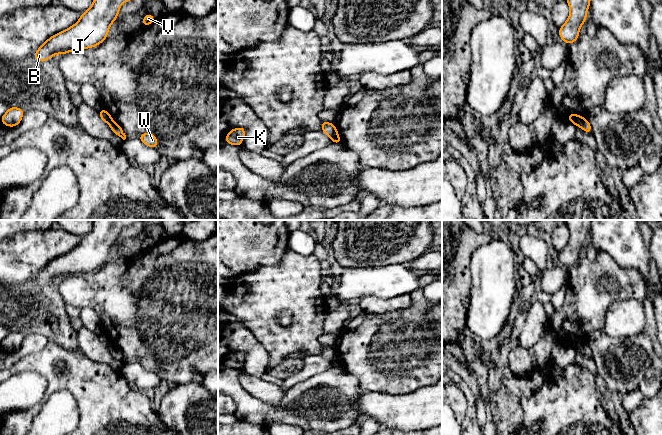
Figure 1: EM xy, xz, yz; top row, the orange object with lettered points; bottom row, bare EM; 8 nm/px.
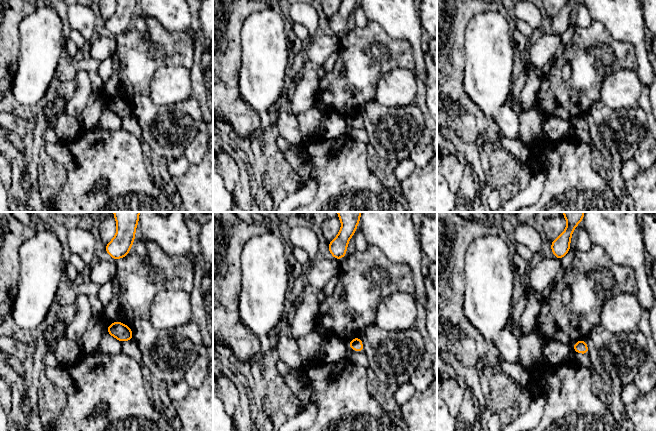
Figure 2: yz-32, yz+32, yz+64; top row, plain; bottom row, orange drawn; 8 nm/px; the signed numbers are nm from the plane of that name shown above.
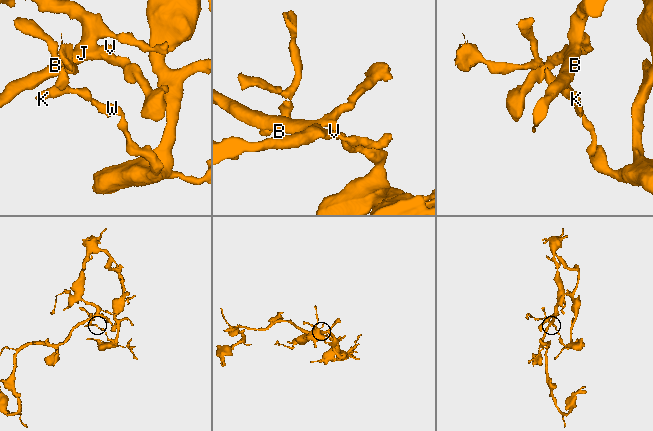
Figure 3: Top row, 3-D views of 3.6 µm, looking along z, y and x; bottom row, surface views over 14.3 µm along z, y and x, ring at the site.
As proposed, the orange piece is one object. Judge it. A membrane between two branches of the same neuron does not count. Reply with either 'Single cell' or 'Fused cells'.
Fused cells

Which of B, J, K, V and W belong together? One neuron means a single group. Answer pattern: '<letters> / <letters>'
B J V W / K

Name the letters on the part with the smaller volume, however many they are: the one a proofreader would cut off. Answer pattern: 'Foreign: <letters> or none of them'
Foreign: K

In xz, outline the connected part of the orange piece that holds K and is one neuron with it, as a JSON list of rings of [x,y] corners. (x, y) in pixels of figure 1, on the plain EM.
[[[245,351],[233,352],[227,357],[224,365],[227,368],[232,368],[234,370],[239,371],[243,367],[245,357]]]

